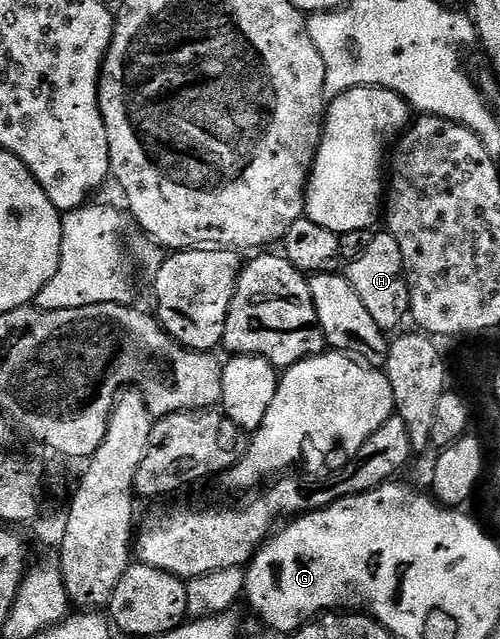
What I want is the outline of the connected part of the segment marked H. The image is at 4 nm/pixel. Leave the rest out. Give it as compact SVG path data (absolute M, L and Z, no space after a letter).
M385 231L374 233L372 243L364 247L364 251L355 261L345 266L344 275L356 287L356 295L368 307L372 319L383 331L397 330L402 320L407 320L410 312L410 292L404 275L404 255L400 255L400 243L392 239L392 235Z

